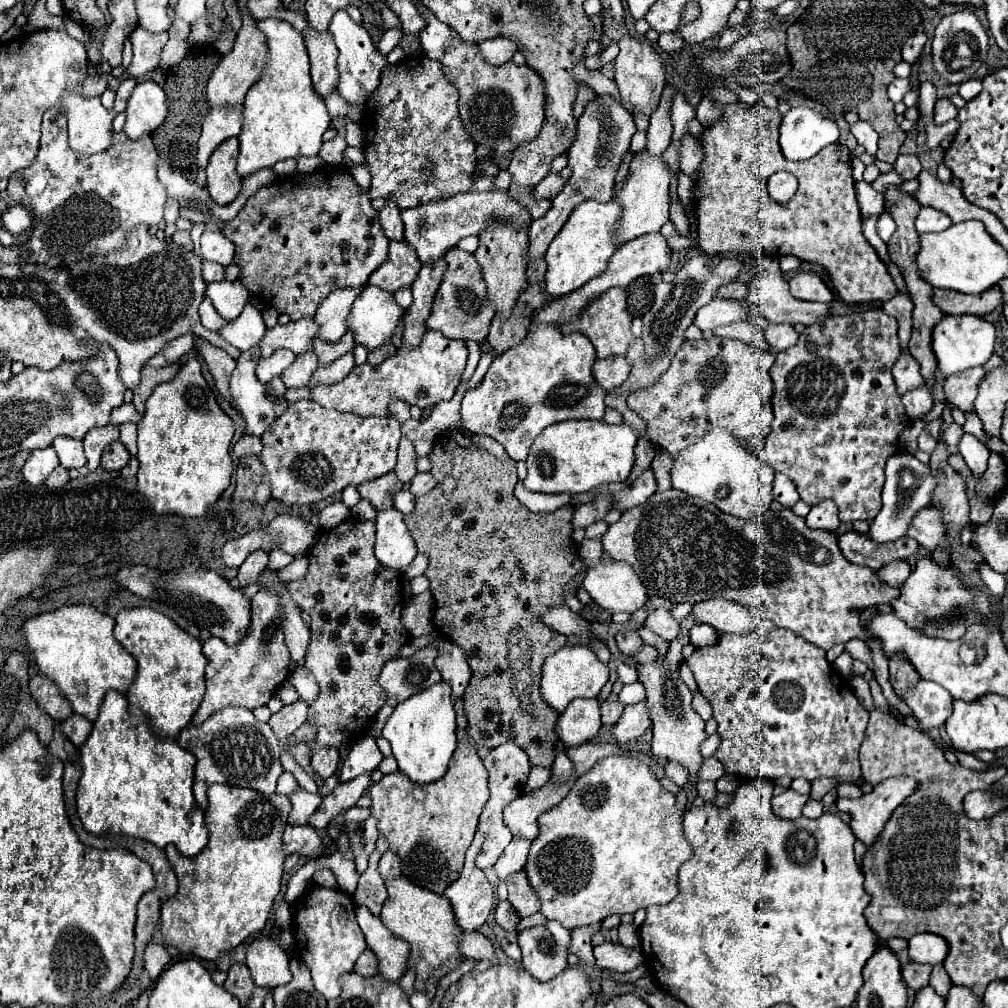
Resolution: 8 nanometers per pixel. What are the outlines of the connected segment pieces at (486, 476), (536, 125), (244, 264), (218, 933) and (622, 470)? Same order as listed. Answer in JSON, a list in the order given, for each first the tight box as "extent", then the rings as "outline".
[{"extent":[405,434,581,768],"outline":[[[449,434],[447,436],[441,436],[437,438],[431,454],[429,454],[429,460],[431,460],[431,474],[435,476],[435,480],[443,480],[445,474],[453,474],[457,478],[457,488],[453,494],[443,494],[439,490],[439,486],[435,486],[431,492],[423,494],[423,496],[417,496],[417,502],[415,502],[415,510],[411,516],[405,516],[405,524],[417,544],[417,552],[419,554],[425,554],[429,558],[429,568],[425,570],[425,576],[429,578],[431,586],[431,594],[434,598],[434,613],[433,624],[438,632],[441,632],[443,636],[447,636],[451,642],[455,642],[457,646],[461,646],[469,658],[469,666],[473,670],[473,678],[465,690],[465,696],[463,696],[463,702],[465,702],[465,714],[467,714],[467,720],[469,720],[469,736],[475,740],[477,746],[485,746],[489,750],[497,748],[499,744],[505,744],[505,742],[513,742],[515,746],[521,746],[521,750],[525,750],[529,754],[529,762],[531,766],[543,766],[543,768],[551,768],[553,766],[553,760],[559,752],[565,750],[563,742],[559,742],[559,736],[555,732],[555,724],[557,724],[557,718],[559,714],[541,698],[541,692],[539,692],[539,684],[541,684],[541,666],[545,662],[545,658],[553,652],[557,652],[559,648],[563,648],[567,644],[567,638],[563,634],[557,634],[553,630],[549,630],[545,624],[539,622],[539,614],[547,608],[547,606],[563,606],[563,592],[565,588],[573,582],[573,578],[579,574],[581,570],[581,560],[579,560],[579,554],[577,554],[577,544],[571,540],[571,532],[573,532],[573,526],[571,526],[571,516],[573,516],[573,506],[563,506],[555,512],[549,512],[549,514],[533,514],[529,512],[515,496],[513,496],[513,488],[515,488],[515,482],[517,482],[517,470],[515,470],[515,462],[511,458],[495,458],[491,452],[487,452],[485,448],[479,448],[479,446],[459,446]]]},{"extent":[439,40,545,158],"outline":[[[455,40],[455,44],[453,44],[449,50],[445,50],[445,54],[443,54],[443,58],[441,58],[439,62],[441,62],[441,66],[443,66],[445,78],[459,90],[459,110],[461,110],[461,118],[463,118],[465,130],[469,132],[469,136],[471,136],[477,144],[487,144],[487,146],[491,146],[491,156],[493,156],[493,158],[513,152],[521,142],[531,140],[531,138],[535,138],[535,136],[539,134],[541,124],[543,124],[543,120],[545,120],[545,112],[543,112],[543,102],[545,102],[545,96],[543,96],[543,82],[541,82],[541,78],[537,76],[537,72],[533,72],[529,66],[489,66],[489,64],[481,58],[481,52],[477,52],[477,44],[467,44],[467,42],[463,42],[463,40]]]},{"extent":[223,166,389,320],"outline":[[[323,166],[313,174],[295,174],[287,182],[261,188],[247,200],[243,210],[223,226],[223,236],[235,244],[237,266],[241,268],[239,282],[243,282],[259,300],[273,306],[279,314],[287,314],[291,320],[313,316],[319,302],[337,288],[361,288],[367,284],[373,270],[385,264],[389,252],[389,240],[385,238],[379,212],[371,206],[365,190],[353,184],[347,168]]]},{"extent":[161,784,291,960],"outline":[[[227,784],[209,786],[207,798],[209,806],[205,810],[205,822],[211,830],[211,838],[205,850],[193,858],[183,858],[171,844],[165,848],[167,860],[179,880],[179,892],[161,908],[161,934],[167,944],[179,948],[187,956],[217,960],[219,954],[237,948],[249,934],[259,932],[267,922],[267,914],[281,890],[283,864],[287,860],[287,852],[283,850],[283,830],[291,802],[281,794],[263,796],[257,790]]]},{"extent":[525,420,637,494],"outline":[[[567,420],[559,422],[553,426],[547,426],[533,442],[531,452],[527,456],[527,478],[525,478],[525,488],[531,492],[539,494],[581,494],[589,492],[597,486],[611,484],[611,482],[625,482],[627,476],[633,470],[635,464],[635,444],[637,444],[637,430],[629,426],[627,422],[623,424],[605,424],[603,420]]]}]

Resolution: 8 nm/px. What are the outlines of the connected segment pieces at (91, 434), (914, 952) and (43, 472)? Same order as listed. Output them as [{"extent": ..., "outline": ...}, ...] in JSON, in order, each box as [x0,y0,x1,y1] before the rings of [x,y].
[{"extent":[83,424,119,472],"outline":[[[109,424],[103,428],[93,428],[87,432],[83,444],[85,444],[85,454],[87,454],[87,472],[95,472],[101,462],[103,448],[111,442],[119,440],[119,426]]]},{"extent":[909,934,949,966],"outline":[[[915,934],[909,938],[909,958],[917,964],[943,966],[945,954],[949,954],[949,942],[939,934]]]},{"extent":[21,446,59,486],"outline":[[[49,446],[49,448],[43,448],[43,450],[33,450],[29,454],[29,460],[21,468],[21,474],[23,474],[27,484],[41,486],[41,484],[45,484],[45,478],[49,478],[49,474],[57,466],[59,466],[59,458],[57,458],[55,450]]]}]

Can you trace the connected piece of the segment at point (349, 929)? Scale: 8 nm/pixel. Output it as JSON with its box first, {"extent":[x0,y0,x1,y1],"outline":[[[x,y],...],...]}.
{"extent":[293,886,367,1000],"outline":[[[315,886],[313,892],[305,894],[303,908],[295,914],[293,932],[297,938],[297,952],[309,966],[315,990],[327,1000],[341,994],[339,978],[353,972],[357,958],[367,950],[365,936],[355,918],[355,902],[347,892]]]}

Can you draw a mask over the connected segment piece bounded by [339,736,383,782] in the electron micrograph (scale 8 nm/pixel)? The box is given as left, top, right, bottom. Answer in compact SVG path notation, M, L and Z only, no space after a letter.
M365 736L363 740L359 740L353 750L349 752L347 760L343 762L343 768L341 768L341 774L339 774L339 780L341 782L349 782L365 772L373 772L379 762L383 760L377 744L375 744L375 738L373 736Z

